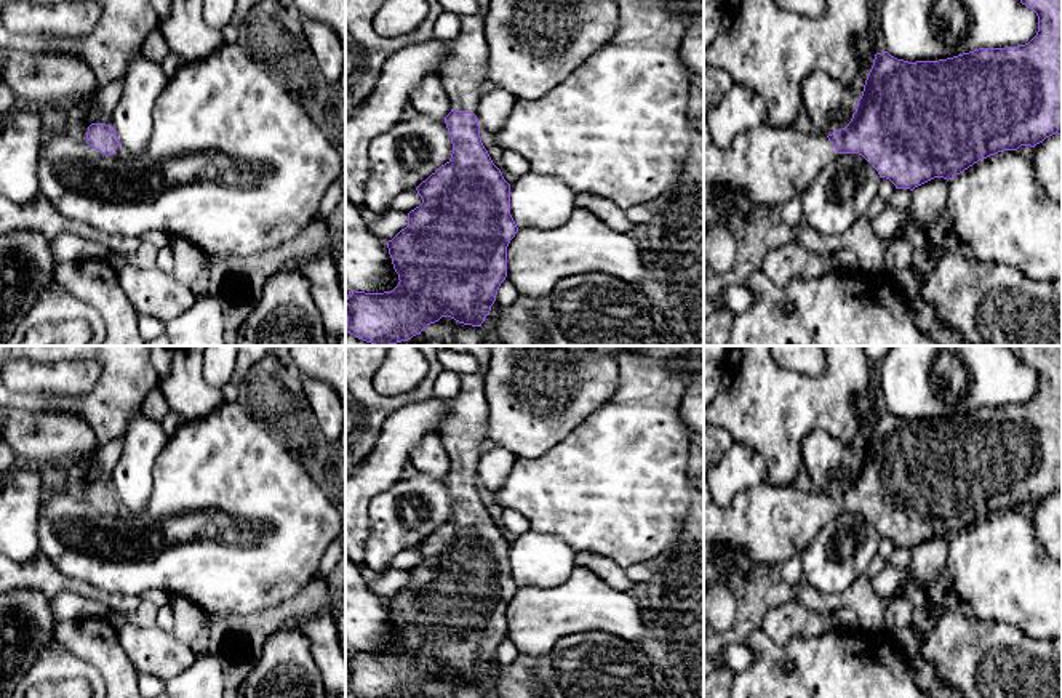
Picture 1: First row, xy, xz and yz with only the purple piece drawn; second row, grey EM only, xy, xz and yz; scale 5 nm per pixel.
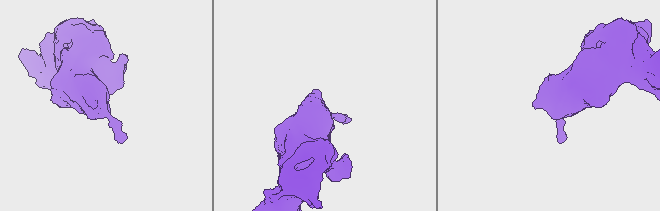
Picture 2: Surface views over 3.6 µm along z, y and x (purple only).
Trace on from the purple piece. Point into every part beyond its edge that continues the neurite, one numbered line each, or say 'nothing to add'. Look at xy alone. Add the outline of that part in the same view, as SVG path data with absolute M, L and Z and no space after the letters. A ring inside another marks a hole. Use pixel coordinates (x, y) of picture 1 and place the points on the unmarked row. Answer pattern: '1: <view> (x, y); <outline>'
nothing to add

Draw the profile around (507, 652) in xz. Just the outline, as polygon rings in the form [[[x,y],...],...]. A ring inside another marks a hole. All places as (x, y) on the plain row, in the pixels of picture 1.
[[[505,636],[505,639],[501,642],[501,645],[497,648],[494,664],[502,666],[502,668],[509,666],[515,661],[515,658],[518,655],[520,653],[518,653],[517,647],[512,644],[509,636]]]

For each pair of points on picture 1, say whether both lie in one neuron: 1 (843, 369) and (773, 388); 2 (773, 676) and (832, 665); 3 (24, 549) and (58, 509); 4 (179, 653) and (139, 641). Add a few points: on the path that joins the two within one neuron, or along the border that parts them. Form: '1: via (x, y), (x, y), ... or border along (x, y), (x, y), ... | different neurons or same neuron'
1: via (826, 386), (790, 388) | same neuron
2: via (787, 677), (818, 677) | same neuron
3: border along (43, 505), (37, 522), (39, 551) | different neurons
4: via (170, 653), (149, 649) | same neuron

